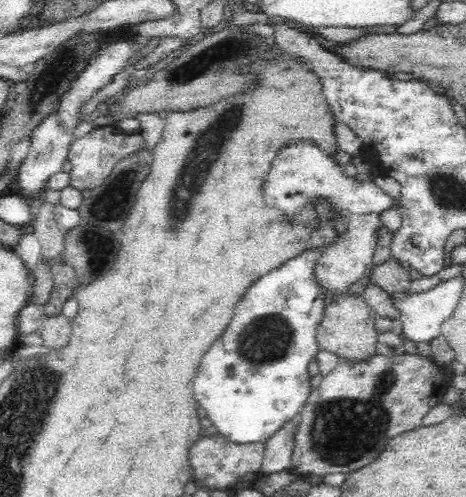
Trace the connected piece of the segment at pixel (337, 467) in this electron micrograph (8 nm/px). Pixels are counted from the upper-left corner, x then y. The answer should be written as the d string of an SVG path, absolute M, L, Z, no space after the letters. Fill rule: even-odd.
M418 353L374 355L360 362L339 357L338 364L313 388L309 400L298 414L296 428L292 432L291 462L286 469L302 478L326 476L334 472L349 475L364 468L378 458L391 438L422 426L422 418L428 410L442 402L448 387L443 367Z

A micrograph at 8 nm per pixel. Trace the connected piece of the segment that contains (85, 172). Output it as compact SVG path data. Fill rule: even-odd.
M112 124L104 128L93 129L88 135L74 139L67 160L72 165L69 171L70 184L72 188L78 191L86 189L94 190L104 184L104 180L110 178L112 169L120 162L127 159L128 156L136 156L136 152L148 148L152 141L149 134L143 130L138 130L132 134L123 134L122 130Z

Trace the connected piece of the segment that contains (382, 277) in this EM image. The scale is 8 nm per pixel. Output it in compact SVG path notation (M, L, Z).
M391 258L383 265L371 267L368 277L374 286L380 286L389 296L408 290L412 281L407 267Z

